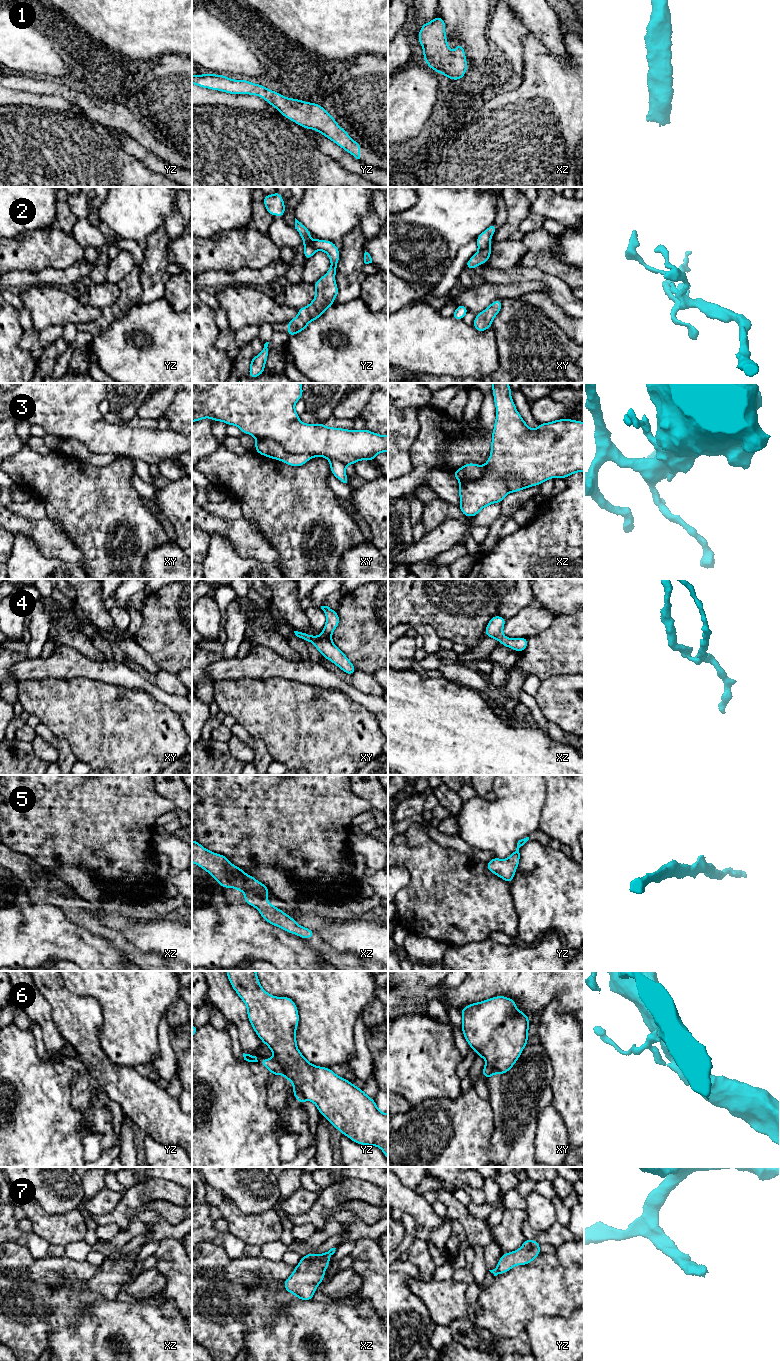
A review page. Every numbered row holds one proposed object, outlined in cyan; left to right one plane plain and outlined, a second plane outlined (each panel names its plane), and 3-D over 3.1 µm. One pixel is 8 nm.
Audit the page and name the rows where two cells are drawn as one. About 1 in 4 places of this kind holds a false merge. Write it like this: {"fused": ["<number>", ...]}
{"fused": ["3"]}

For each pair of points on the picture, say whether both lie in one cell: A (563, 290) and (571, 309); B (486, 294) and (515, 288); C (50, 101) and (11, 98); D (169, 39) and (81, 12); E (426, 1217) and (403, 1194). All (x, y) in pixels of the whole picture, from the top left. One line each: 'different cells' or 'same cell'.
A: same cell
B: same cell
C: same cell
D: same cell
E: same cell

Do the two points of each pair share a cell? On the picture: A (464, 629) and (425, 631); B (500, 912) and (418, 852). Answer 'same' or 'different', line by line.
A: different
B: same

